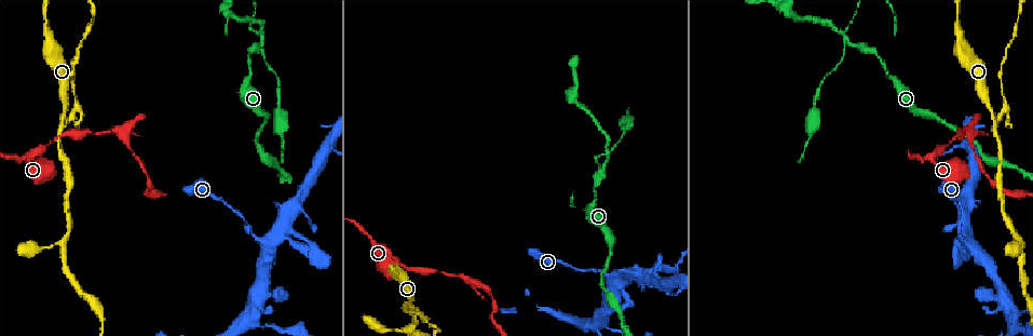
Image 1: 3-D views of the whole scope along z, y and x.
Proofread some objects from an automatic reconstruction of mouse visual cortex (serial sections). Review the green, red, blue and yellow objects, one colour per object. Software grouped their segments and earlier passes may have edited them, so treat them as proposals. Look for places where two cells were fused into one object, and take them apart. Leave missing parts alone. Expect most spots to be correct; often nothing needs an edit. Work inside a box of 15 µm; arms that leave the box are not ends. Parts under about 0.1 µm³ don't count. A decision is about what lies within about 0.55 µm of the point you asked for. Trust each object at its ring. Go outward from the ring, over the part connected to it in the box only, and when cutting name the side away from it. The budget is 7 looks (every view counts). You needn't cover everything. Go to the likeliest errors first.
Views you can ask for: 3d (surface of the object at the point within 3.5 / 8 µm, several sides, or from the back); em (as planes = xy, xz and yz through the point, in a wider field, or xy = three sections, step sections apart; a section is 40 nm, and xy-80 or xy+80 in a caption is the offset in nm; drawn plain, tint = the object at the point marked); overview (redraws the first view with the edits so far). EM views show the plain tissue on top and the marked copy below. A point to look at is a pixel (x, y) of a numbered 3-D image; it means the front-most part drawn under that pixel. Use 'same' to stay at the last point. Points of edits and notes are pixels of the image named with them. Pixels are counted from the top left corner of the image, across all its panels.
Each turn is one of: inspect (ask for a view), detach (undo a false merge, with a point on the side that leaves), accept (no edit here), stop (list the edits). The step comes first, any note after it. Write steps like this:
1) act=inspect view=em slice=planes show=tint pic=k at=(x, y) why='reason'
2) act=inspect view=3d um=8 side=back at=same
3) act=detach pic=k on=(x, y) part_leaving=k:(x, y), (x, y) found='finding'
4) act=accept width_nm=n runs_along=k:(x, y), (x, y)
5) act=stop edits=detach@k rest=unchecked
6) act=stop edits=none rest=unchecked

act=inspect view=3d um=8 pic=1 at=(262, 43) why='four arms meet'

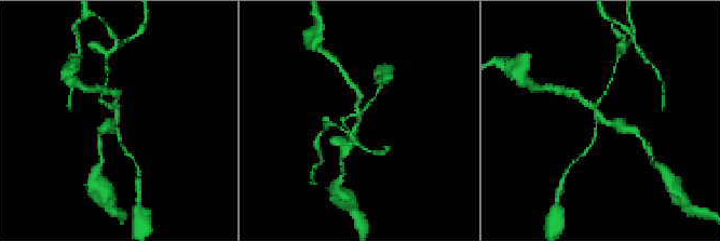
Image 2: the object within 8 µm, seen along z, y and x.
act=inspect view=3d um=3.5 pic=2 at=(602, 120) why='zoom in'

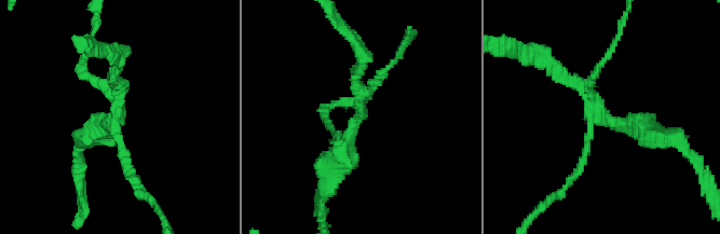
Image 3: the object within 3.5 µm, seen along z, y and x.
act=inspect view=em slice=xy step=5 show=tint pic=3 at=(604, 113) arms=4 arm_widths_nm=100,100,200,300 why='shape alone is not enough'

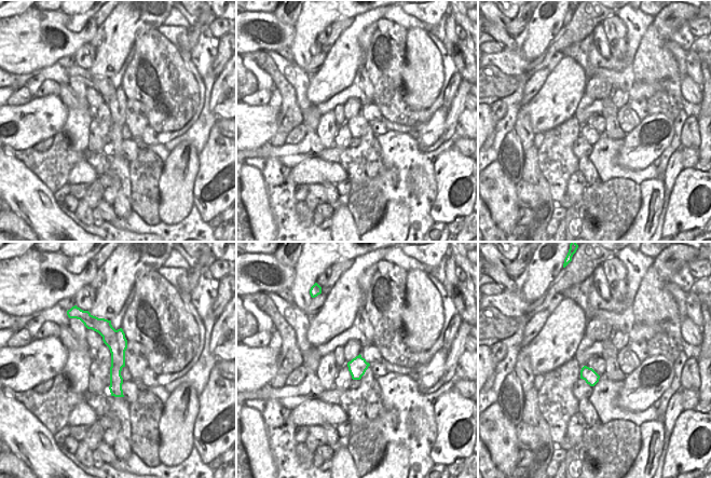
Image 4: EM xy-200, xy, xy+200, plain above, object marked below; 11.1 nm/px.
act=detach pic=3 on=(583, 161) found='a second cell is stuck on'

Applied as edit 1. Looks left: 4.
act=inspect view=3d um=3.5 pic=1 at=(61, 117) why='abrupt turn'

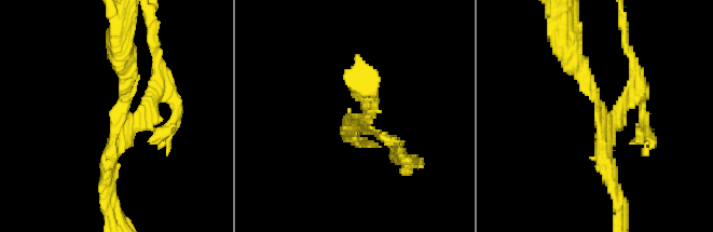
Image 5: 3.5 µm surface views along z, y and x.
act=inspect view=em slice=xy step=1 show=tint pic=5 at=(119, 119) arms=3 arm_widths_nm=200,200,250 why='need the tissue'

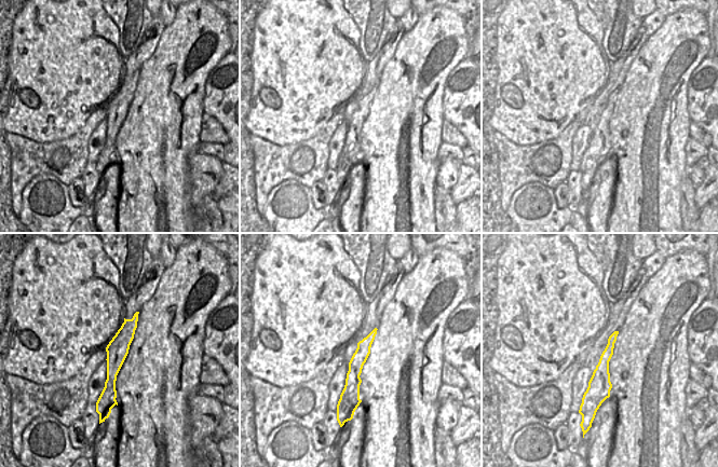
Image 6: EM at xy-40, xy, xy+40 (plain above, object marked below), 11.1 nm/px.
act=detach pic=5 on=(165, 131) part_leaving=5:(137, 120), (158, 94), (150, 27) found='a second cell is stuck on'

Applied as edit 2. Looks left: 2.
act=stop edits=detach@3,detach@5 rest=unchecked

